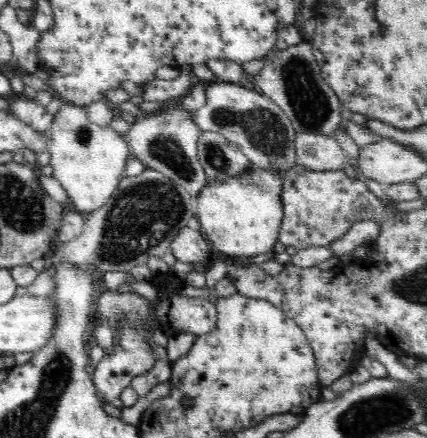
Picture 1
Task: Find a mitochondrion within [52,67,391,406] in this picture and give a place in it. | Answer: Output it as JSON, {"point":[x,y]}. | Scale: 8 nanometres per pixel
{"point":[143,215]}

